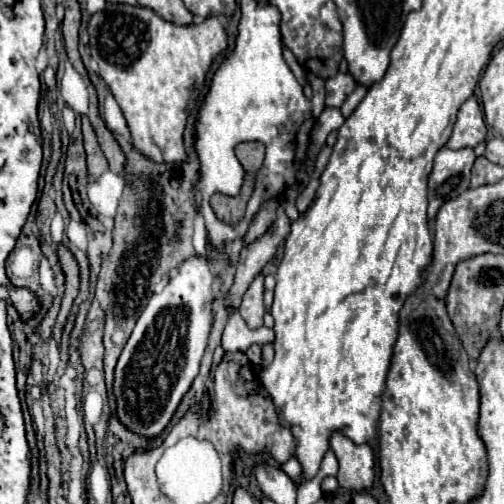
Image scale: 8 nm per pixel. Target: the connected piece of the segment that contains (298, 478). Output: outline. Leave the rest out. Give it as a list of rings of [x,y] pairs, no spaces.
[[[291,458],[288,462],[279,465],[279,467],[296,483],[301,484],[306,480],[302,474],[302,467],[296,458]]]

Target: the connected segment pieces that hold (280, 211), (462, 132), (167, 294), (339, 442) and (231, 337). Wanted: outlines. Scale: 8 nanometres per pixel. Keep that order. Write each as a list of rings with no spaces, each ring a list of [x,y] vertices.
[[[282,206],[277,208],[276,219],[268,230],[256,238],[256,242],[250,242],[248,246],[242,248],[240,260],[238,260],[238,270],[236,270],[236,280],[230,290],[230,302],[228,306],[236,308],[240,306],[240,298],[246,292],[248,284],[254,280],[254,276],[264,268],[264,264],[274,256],[278,244],[288,236],[290,230],[290,220]]]
[[[472,96],[468,98],[460,112],[458,112],[458,120],[454,124],[454,132],[448,140],[448,148],[464,148],[470,146],[474,148],[478,142],[482,142],[486,138],[486,124],[484,124],[484,114],[480,110],[478,98]]]
[[[192,256],[184,260],[178,266],[178,274],[174,274],[168,282],[168,286],[154,294],[148,302],[148,306],[142,310],[120,358],[116,364],[116,376],[114,376],[114,394],[118,400],[118,418],[134,432],[154,438],[158,436],[170,422],[172,414],[176,412],[182,396],[188,392],[192,380],[198,374],[200,360],[204,356],[208,336],[212,330],[212,300],[214,290],[212,284],[216,282],[216,274],[212,272],[210,258],[204,256]]]
[[[334,430],[330,436],[330,448],[334,450],[340,472],[338,484],[344,490],[368,490],[374,484],[374,452],[370,444],[354,444],[348,436]]]
[[[238,308],[232,309],[229,314],[228,324],[222,336],[222,348],[230,352],[246,352],[252,344],[272,344],[274,330],[272,328],[258,328],[250,330],[242,320]]]

